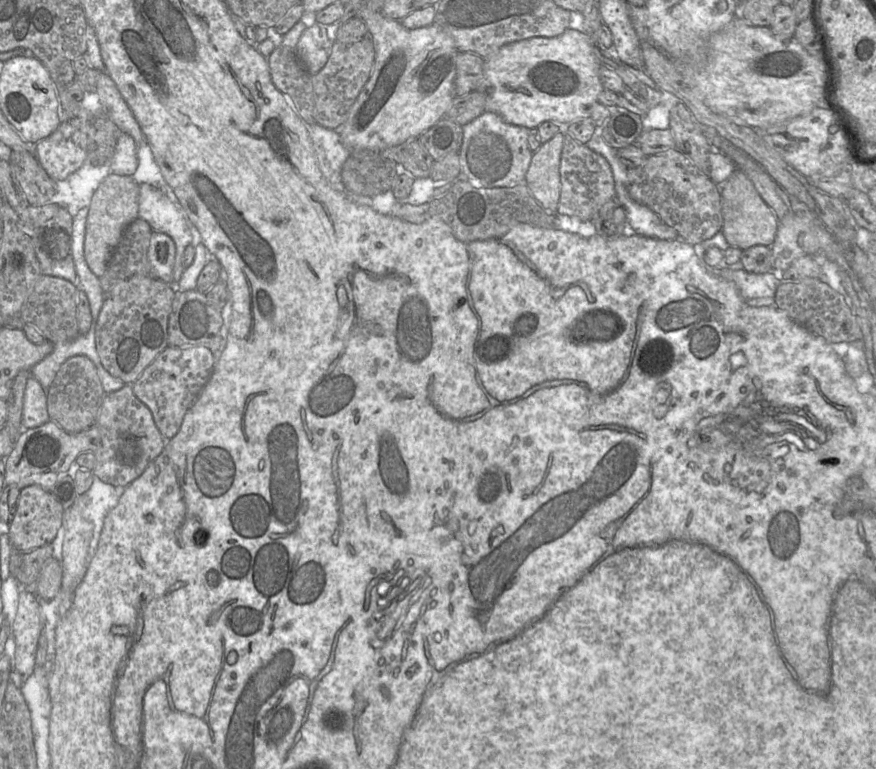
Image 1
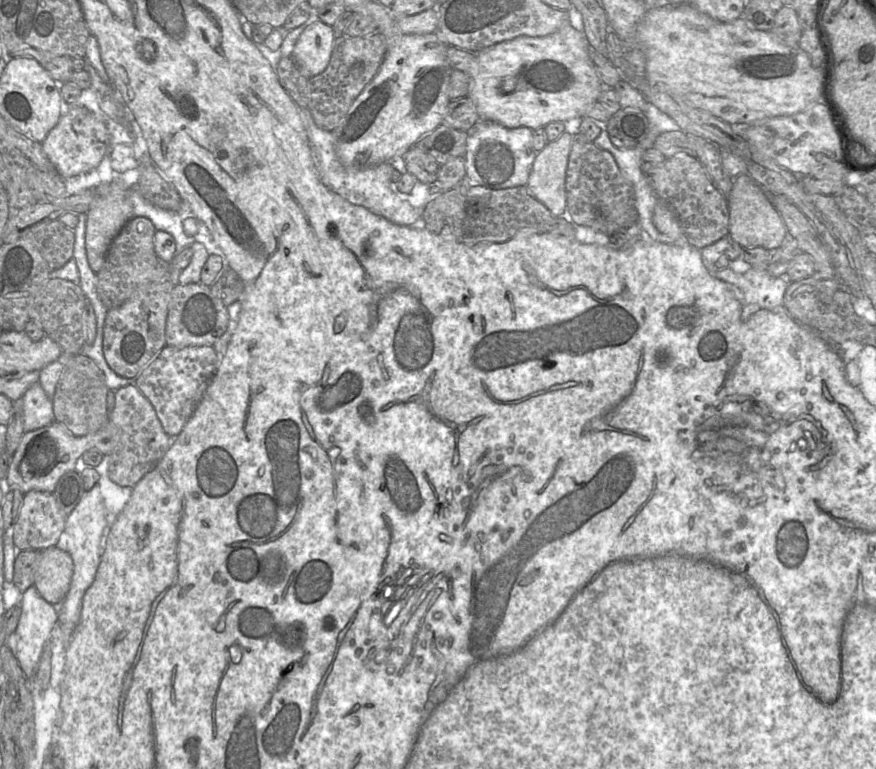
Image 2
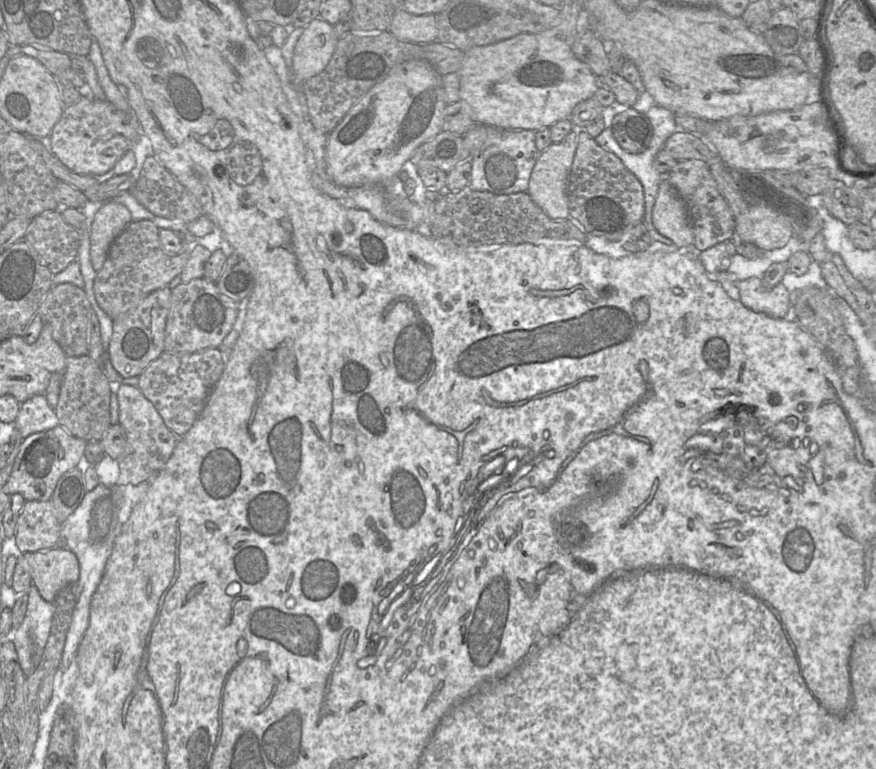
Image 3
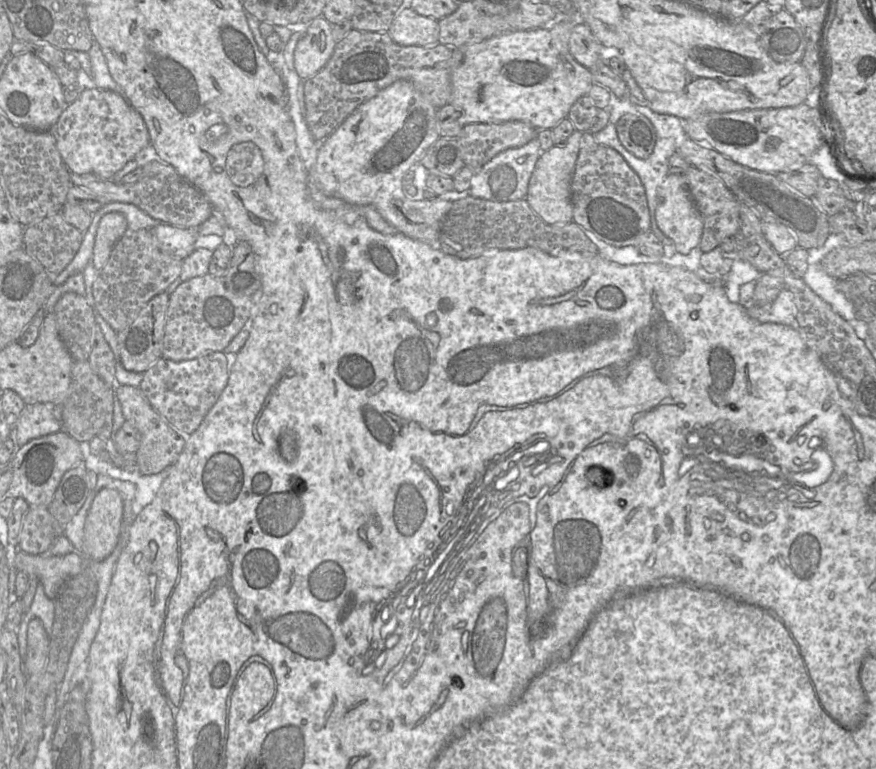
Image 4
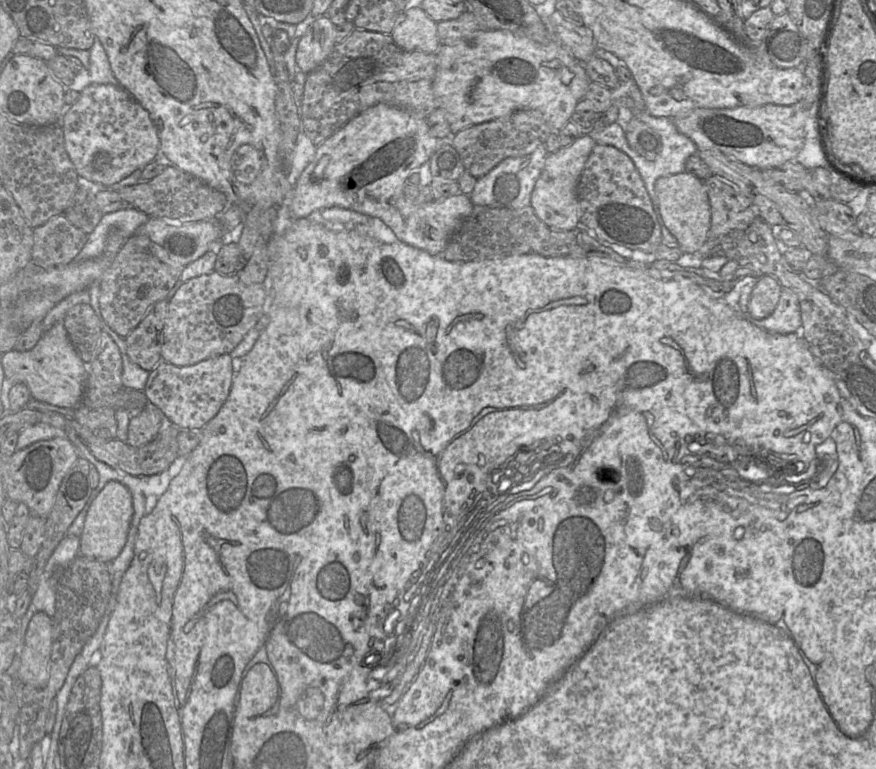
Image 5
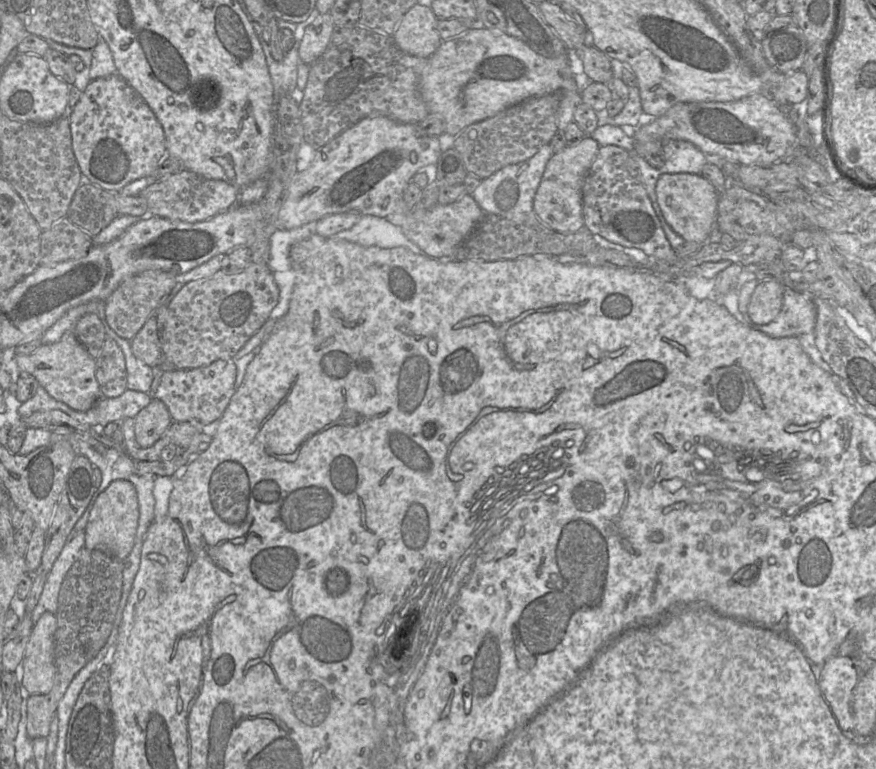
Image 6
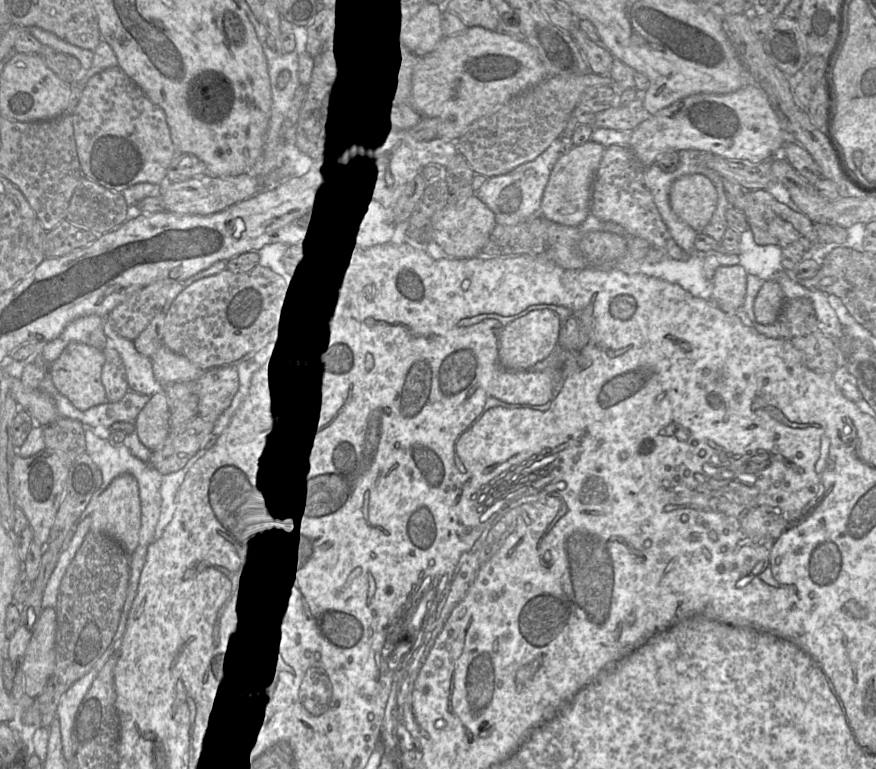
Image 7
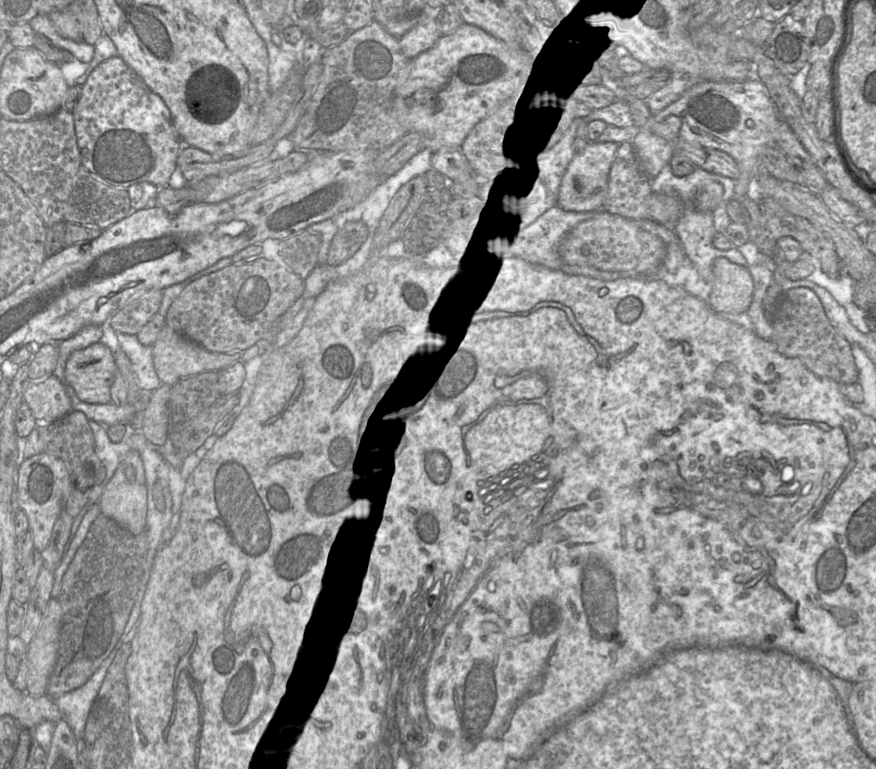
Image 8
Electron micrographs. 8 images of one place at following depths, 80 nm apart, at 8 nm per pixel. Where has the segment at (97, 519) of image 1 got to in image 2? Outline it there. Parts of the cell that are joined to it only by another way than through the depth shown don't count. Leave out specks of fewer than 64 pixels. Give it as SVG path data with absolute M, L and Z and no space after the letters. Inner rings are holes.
M103 455L101 463L94 469L99 474L97 485L100 487L101 496L107 510L107 520L111 527L118 514L129 501L132 488L121 487L110 480L108 476L109 463L110 456Z

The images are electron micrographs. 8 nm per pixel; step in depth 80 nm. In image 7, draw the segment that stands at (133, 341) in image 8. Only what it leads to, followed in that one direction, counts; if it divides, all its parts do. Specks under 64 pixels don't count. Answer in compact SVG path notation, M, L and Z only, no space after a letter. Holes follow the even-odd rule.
M103 318L103 331L122 358L129 389L149 396L162 392L163 385L154 375L151 358L141 355L133 341L117 334L107 318Z

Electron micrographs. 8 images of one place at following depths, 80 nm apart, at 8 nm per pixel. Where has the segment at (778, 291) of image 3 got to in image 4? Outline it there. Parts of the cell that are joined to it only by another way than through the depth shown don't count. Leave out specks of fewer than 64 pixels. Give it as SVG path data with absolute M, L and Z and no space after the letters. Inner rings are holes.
M752 280L740 287L739 303L747 310L749 316L764 323L770 322L795 326L796 305L793 293L787 288L782 288L773 303L758 306L753 298L757 281Z

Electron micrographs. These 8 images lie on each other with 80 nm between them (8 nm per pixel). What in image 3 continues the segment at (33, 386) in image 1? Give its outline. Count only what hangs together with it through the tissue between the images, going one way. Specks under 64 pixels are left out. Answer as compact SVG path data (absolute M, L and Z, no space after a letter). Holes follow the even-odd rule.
M41 394L34 395L20 404L19 413L14 422L23 439L59 425L54 409Z

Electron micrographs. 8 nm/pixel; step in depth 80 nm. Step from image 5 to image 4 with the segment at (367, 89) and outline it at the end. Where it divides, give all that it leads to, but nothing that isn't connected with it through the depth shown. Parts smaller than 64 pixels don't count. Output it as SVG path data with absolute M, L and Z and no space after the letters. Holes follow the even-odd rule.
M353 28L342 40L337 42L328 63L314 76L304 81L305 121L313 139L317 142L323 142L361 104L397 80L410 81L437 109L450 104L454 49L441 43L431 47L401 46L392 40L388 32L359 31Z

